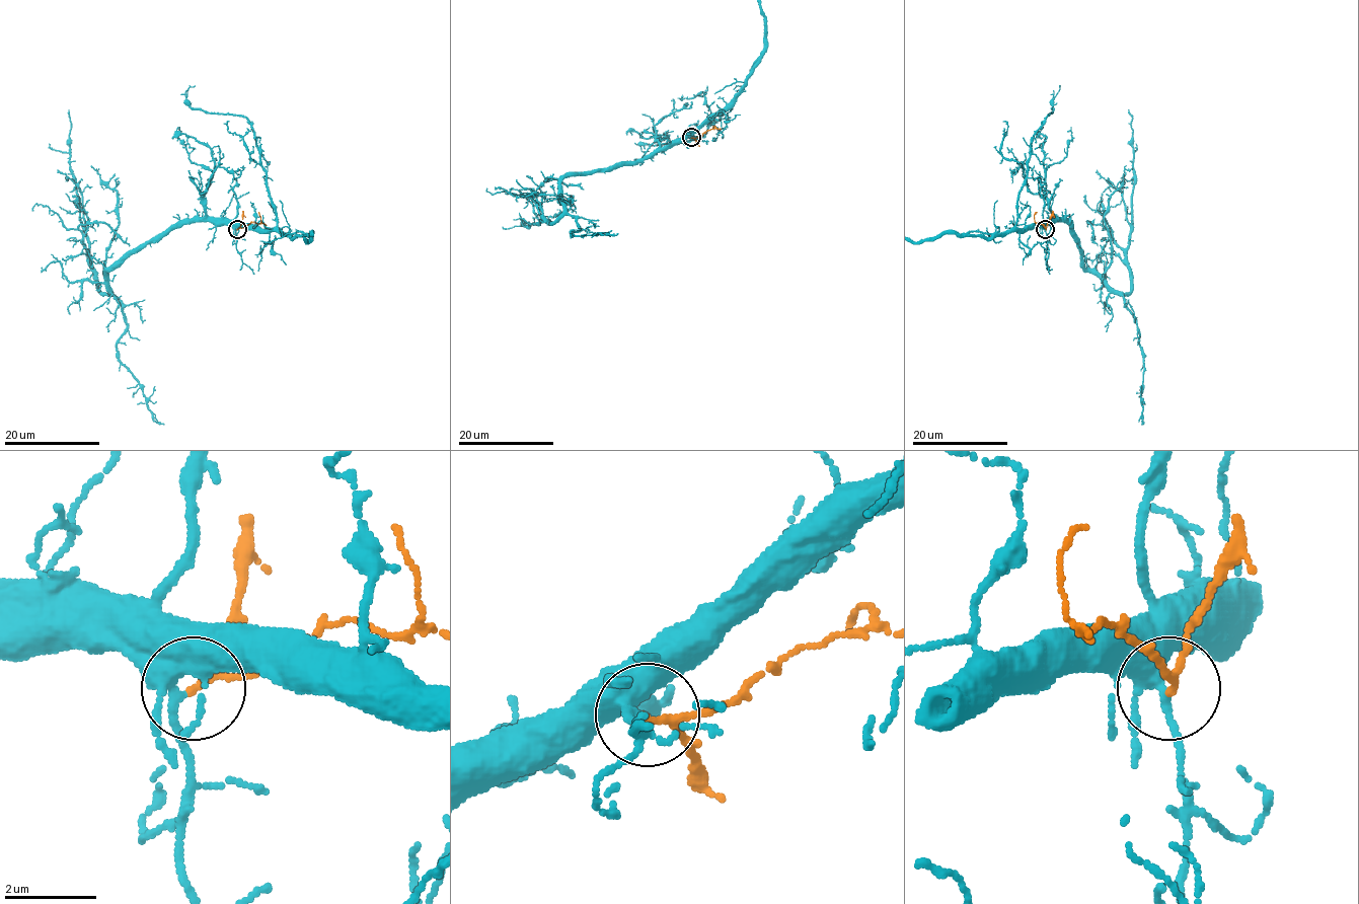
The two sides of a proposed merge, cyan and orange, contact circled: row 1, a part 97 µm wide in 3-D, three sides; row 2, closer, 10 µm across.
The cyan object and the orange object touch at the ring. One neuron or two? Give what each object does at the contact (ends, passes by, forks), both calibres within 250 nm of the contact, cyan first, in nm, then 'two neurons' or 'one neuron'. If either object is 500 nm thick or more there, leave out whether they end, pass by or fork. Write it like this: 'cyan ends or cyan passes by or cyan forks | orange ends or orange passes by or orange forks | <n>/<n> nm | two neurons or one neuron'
cyan forks | orange passes by | 240/130 nm | one neuron

